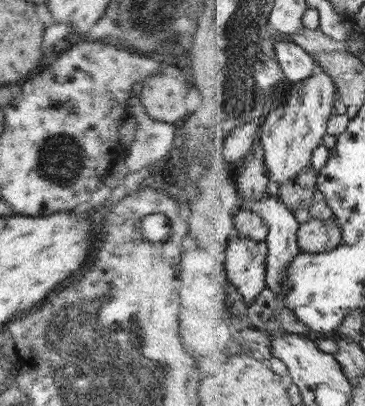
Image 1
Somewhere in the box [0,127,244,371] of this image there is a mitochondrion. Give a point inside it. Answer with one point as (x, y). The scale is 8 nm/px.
(61, 160)

